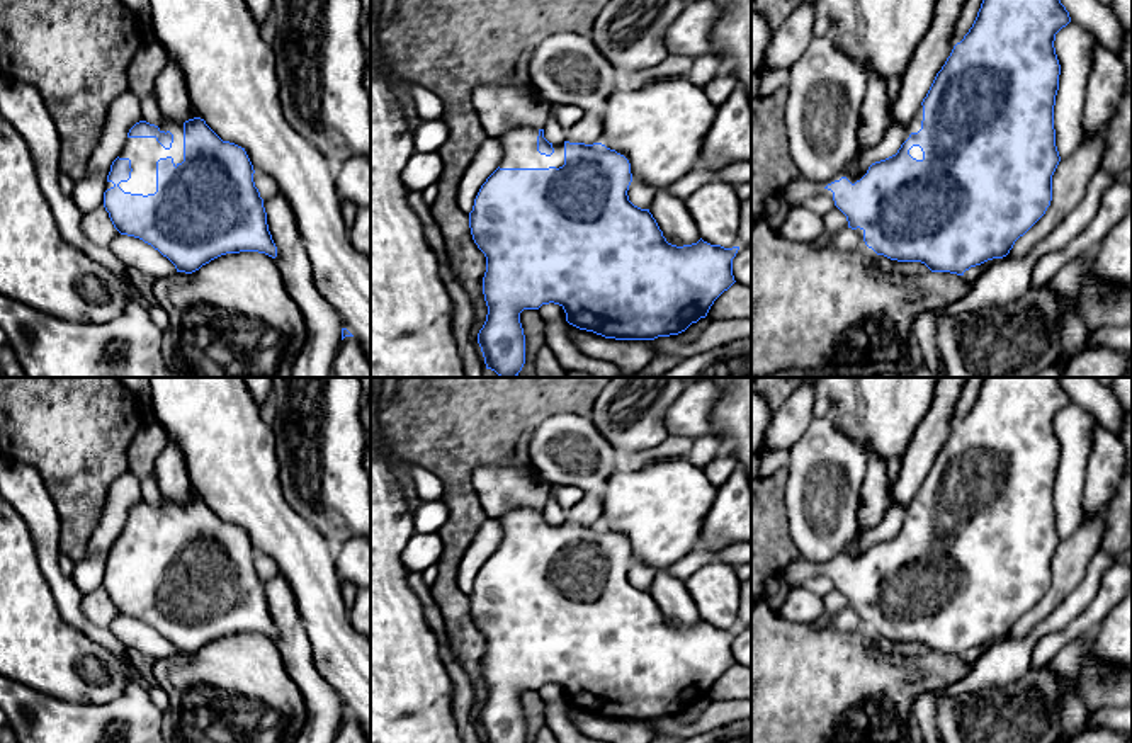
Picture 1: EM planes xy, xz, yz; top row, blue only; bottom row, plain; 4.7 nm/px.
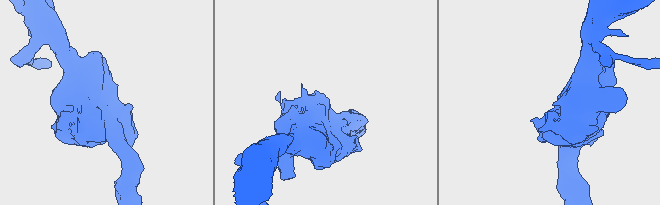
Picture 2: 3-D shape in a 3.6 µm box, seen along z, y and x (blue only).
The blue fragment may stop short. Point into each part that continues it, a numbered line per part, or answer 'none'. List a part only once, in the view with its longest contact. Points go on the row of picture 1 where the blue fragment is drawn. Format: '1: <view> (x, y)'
1: xy (143, 152)

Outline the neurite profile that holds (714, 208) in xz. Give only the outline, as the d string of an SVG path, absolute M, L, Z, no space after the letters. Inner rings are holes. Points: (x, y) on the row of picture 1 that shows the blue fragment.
M714 179L683 197L704 241L724 248L739 247L739 202L736 187Z

